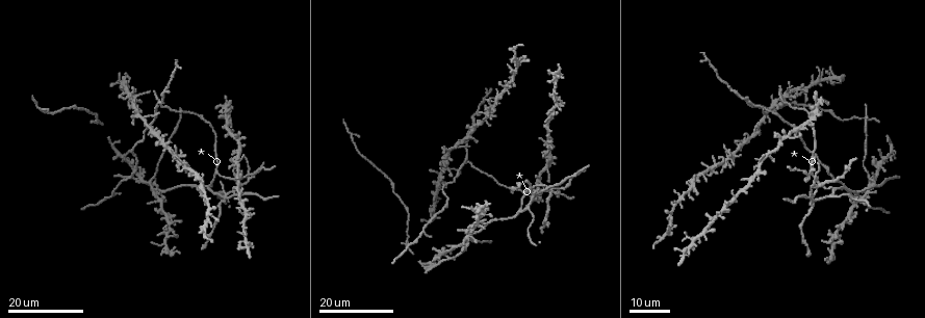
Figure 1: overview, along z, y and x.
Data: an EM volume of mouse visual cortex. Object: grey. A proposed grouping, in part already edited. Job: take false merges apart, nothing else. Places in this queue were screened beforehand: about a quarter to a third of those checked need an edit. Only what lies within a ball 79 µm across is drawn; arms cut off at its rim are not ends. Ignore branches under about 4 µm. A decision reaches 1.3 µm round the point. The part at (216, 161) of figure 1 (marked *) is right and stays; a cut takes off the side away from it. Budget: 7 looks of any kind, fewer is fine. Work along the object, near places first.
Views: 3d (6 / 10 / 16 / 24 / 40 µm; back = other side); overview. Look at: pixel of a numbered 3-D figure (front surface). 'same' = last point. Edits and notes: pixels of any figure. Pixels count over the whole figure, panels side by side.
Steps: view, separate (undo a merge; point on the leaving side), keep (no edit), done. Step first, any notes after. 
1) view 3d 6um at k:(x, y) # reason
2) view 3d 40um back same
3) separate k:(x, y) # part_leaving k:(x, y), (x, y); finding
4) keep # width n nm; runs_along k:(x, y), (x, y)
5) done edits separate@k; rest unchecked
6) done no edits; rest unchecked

view 3d 16um at 1:(529, 210) # arms part here

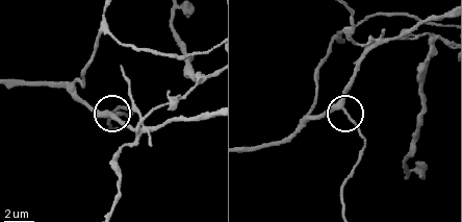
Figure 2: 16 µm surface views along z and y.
view 3d 10um at 2:(342, 108)

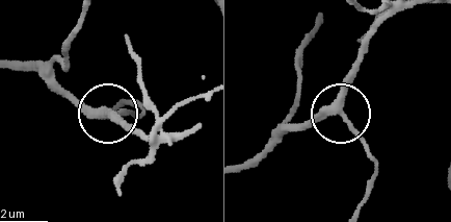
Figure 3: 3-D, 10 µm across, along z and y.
keep # arms 3; runs_along 3:(321, 18), (303, 53), (287, 125), (339, 116), (373, 159); one neuron here

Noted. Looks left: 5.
view 3d 16um at 1:(199, 114) # calibre changes

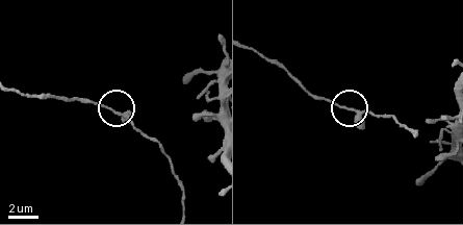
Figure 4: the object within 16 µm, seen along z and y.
view 3d 6um at 4:(351, 108)

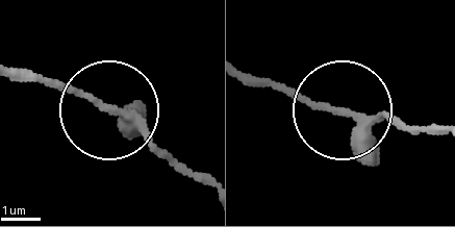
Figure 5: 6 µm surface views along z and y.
keep # runs_along 5:(435, 135), (246, 82); continuous, no second neuron

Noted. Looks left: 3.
view 3d 24um at 1:(227, 197) # looks like a crossing

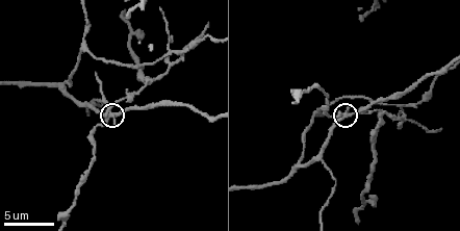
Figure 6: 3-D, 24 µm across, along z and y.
view 3d 10um at 6:(108, 110) # zoom in

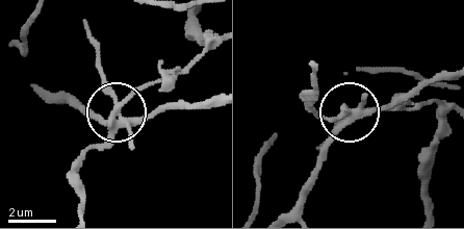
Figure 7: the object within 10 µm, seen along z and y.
separate 7:(96, 147) # side_arm 18 um; part_leaving 7:(352, 113), (429, 103), (439, 107), (427, 209); a second neuron is stuck on

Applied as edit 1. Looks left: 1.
done edits separate@7; rest unchecked

